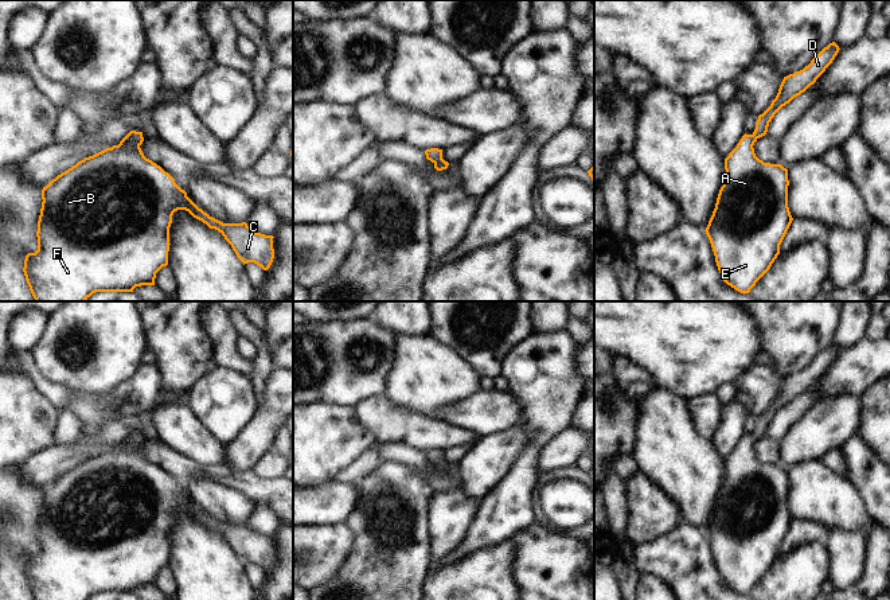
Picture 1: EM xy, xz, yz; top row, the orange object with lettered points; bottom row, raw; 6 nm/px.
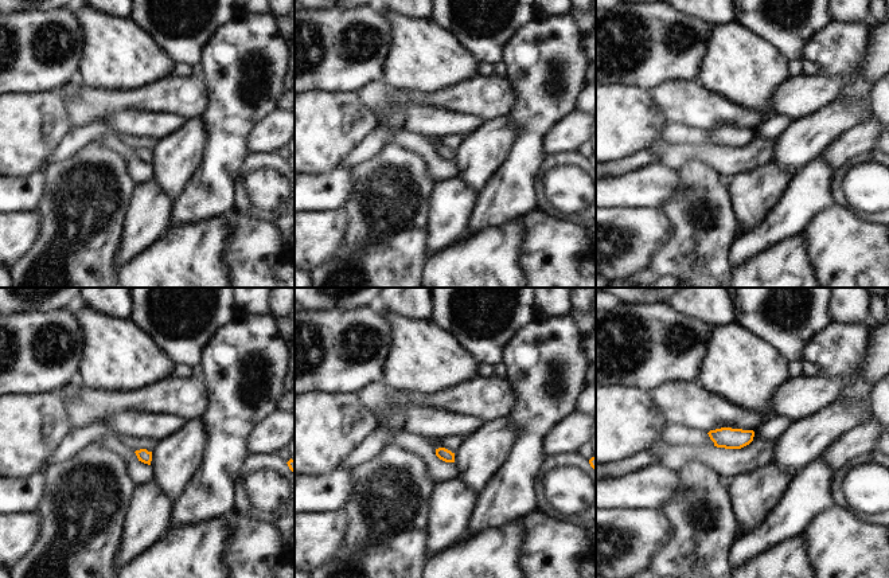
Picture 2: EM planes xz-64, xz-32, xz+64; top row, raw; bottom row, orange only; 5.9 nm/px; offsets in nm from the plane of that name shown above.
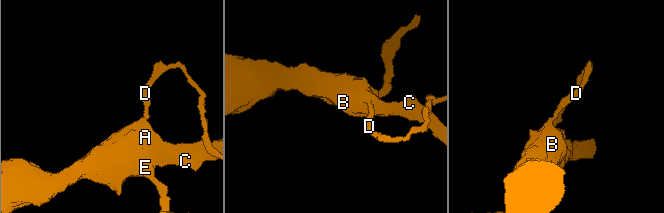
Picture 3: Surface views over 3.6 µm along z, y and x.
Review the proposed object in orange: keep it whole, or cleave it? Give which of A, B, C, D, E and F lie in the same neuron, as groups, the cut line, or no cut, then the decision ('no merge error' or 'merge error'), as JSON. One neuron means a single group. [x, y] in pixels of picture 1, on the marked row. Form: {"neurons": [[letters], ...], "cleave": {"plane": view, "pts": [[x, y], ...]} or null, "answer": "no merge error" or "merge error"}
{"neurons": [["A", "B", "C", "D", "E", "F"]], "cleave": null, "answer": "no merge error"}

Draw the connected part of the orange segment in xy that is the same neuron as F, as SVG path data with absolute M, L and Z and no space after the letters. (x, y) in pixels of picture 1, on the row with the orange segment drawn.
M130 130L118 145L113 145L112 148L106 148L93 156L85 157L78 161L75 165L69 168L67 171L58 175L52 179L46 187L42 190L42 209L38 221L38 250L35 253L28 253L24 260L24 276L30 291L35 299L35 301L86 301L95 292L133 292L136 287L141 285L155 285L156 273L168 265L168 252L169 252L169 227L172 223L172 215L177 210L188 211L194 218L206 223L210 229L218 230L225 239L231 245L237 257L245 264L254 262L261 266L264 270L268 270L274 258L273 249L273 235L265 235L261 233L255 233L251 230L246 222L242 223L223 223L202 209L199 209L188 196L184 190L181 190L173 180L173 178L165 172L160 165L147 159L140 148L144 137L143 132Z

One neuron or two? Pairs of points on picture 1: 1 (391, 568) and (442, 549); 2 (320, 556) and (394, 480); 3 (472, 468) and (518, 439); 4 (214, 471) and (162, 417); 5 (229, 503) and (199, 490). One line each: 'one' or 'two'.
1: two
2: two
3: one
4: two
5: one

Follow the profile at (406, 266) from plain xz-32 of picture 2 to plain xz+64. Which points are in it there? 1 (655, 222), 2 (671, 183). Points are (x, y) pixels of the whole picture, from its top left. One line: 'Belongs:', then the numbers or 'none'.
Belongs: none

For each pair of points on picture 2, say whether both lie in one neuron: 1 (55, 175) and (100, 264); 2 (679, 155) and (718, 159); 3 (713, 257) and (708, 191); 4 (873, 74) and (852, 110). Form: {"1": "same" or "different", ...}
{"1": "same", "2": "same", "3": "same", "4": "different"}

